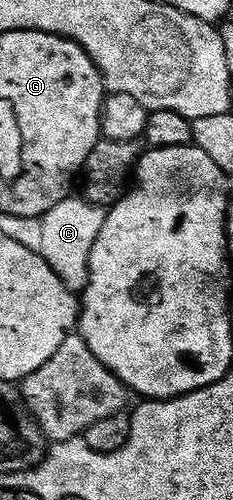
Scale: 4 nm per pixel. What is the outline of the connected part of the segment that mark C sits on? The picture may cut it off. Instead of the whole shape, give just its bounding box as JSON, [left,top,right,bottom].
[39,197,107,293]

